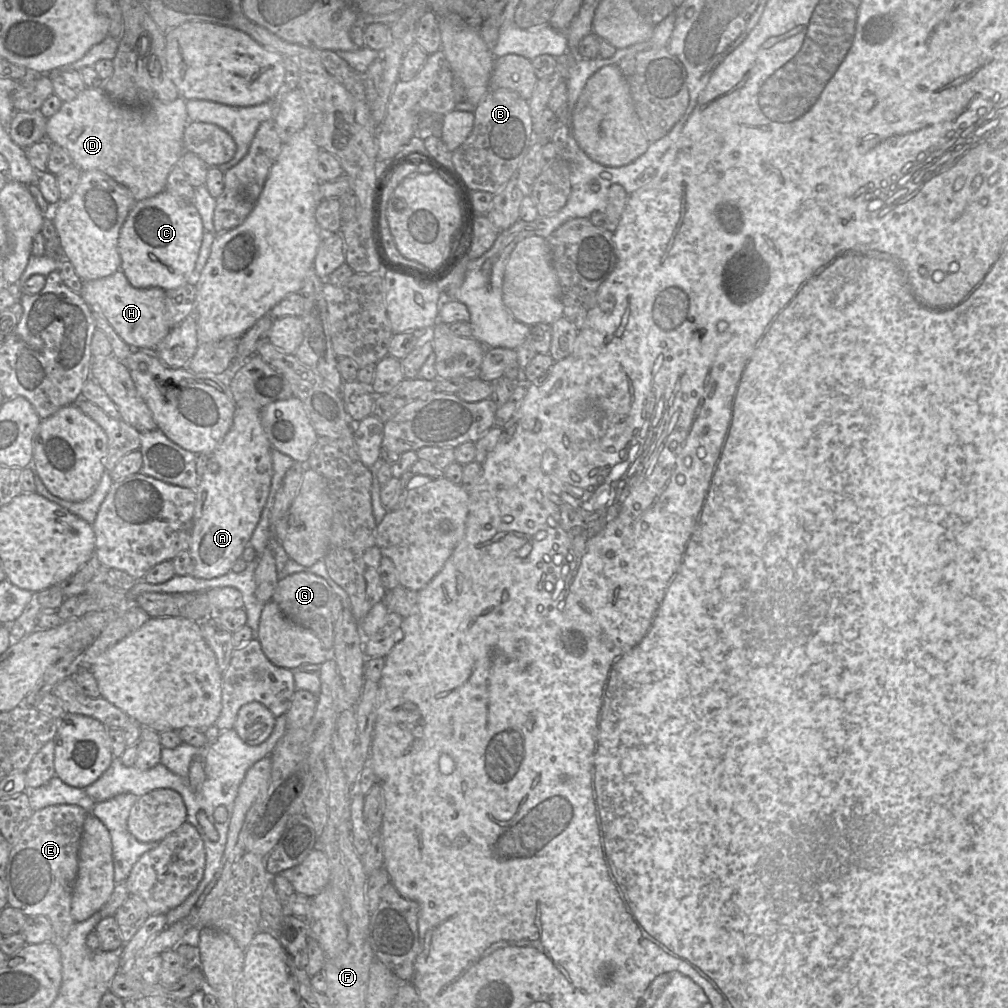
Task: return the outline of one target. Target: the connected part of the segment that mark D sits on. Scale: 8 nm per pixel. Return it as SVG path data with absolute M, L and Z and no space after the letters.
M102 86L86 88L74 100L63 102L60 110L47 120L45 140L65 149L73 164L82 172L99 170L127 187L137 202L165 190L169 173L186 152L183 137L187 125L188 113L183 98L170 103L153 99L142 107L126 106L112 101Z

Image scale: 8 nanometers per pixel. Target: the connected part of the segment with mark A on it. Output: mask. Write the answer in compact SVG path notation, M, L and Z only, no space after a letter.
M236 407L233 424L211 453L195 489L193 528L188 550L193 559L191 576L201 579L223 576L242 557L269 495L273 475L272 448L261 424L260 410Z

